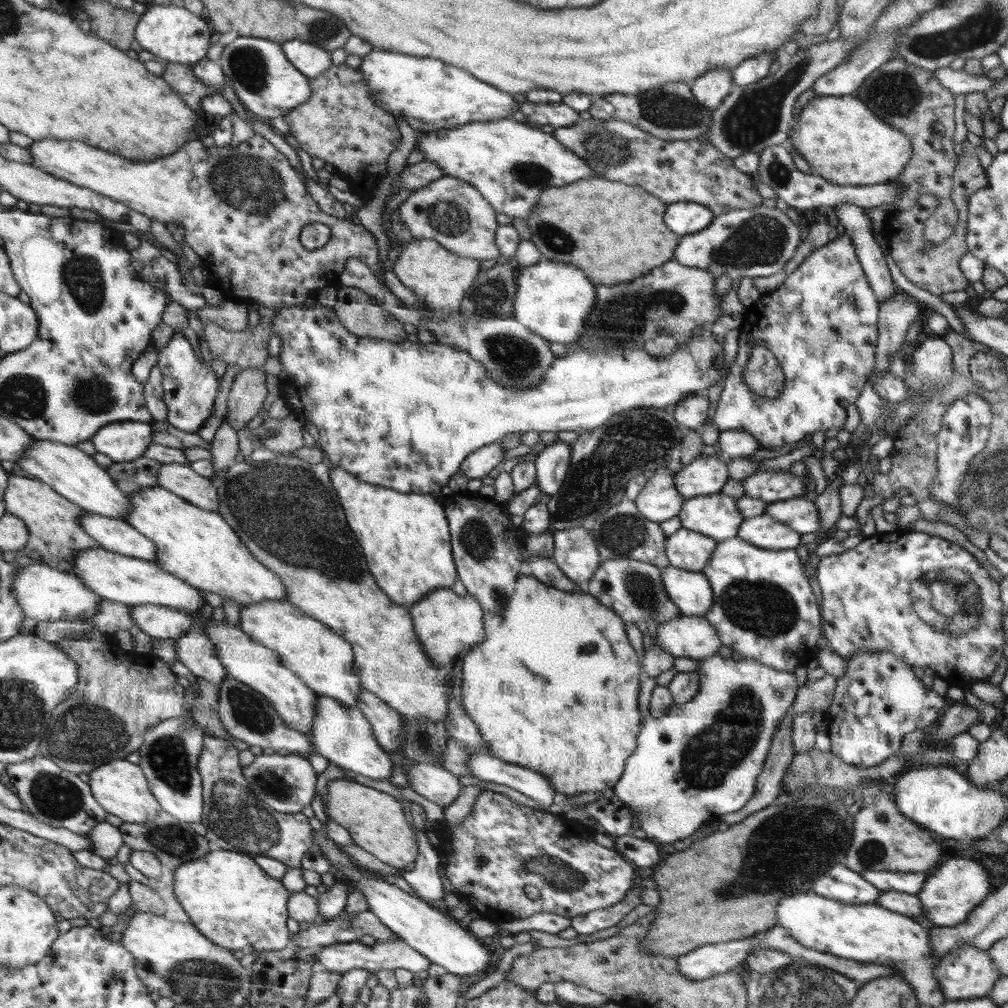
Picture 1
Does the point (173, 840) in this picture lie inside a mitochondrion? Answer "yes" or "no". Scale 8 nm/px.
yes

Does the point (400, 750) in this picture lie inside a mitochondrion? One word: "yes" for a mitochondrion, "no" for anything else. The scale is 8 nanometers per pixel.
no

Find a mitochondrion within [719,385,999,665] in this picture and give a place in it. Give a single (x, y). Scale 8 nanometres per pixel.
(947, 596)

